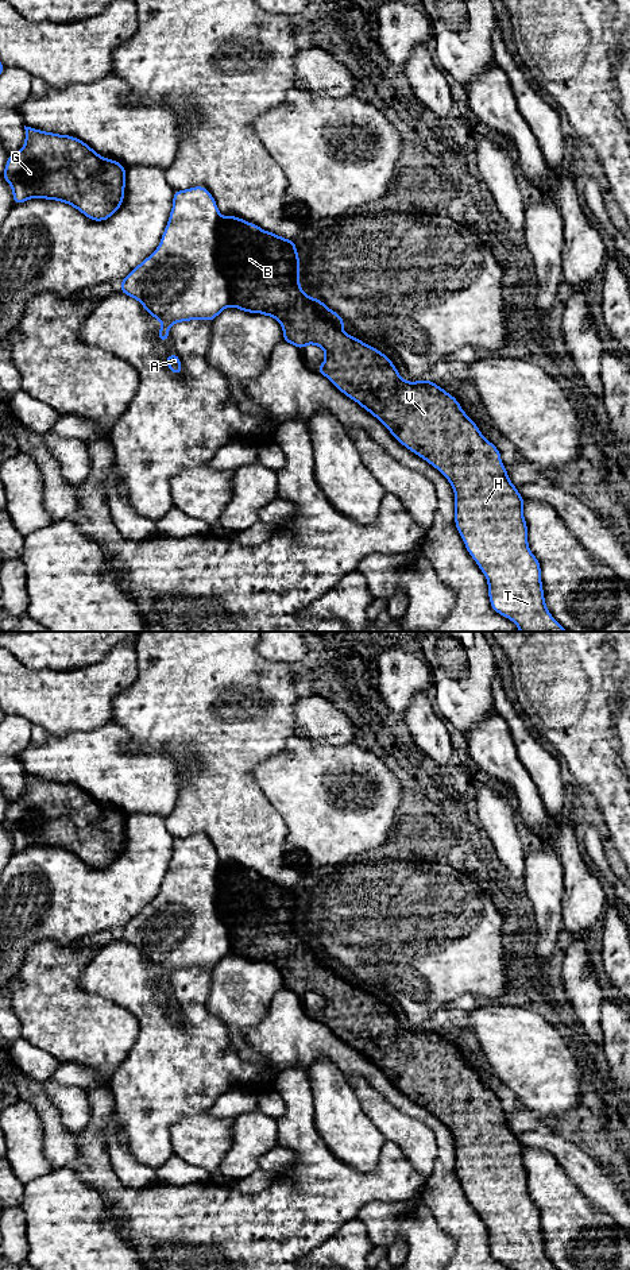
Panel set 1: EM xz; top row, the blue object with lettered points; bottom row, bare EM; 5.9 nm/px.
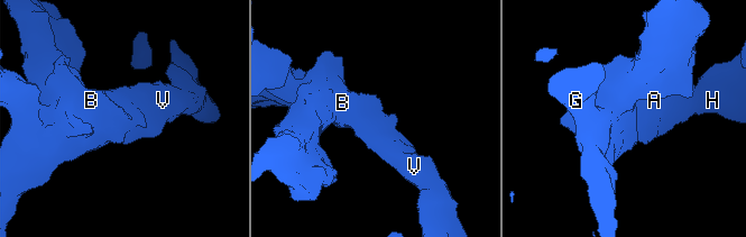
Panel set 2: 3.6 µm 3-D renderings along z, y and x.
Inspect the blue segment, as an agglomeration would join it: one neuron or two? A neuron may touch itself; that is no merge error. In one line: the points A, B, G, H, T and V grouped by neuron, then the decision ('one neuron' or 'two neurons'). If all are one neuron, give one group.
A / B G H T V | two neurons

